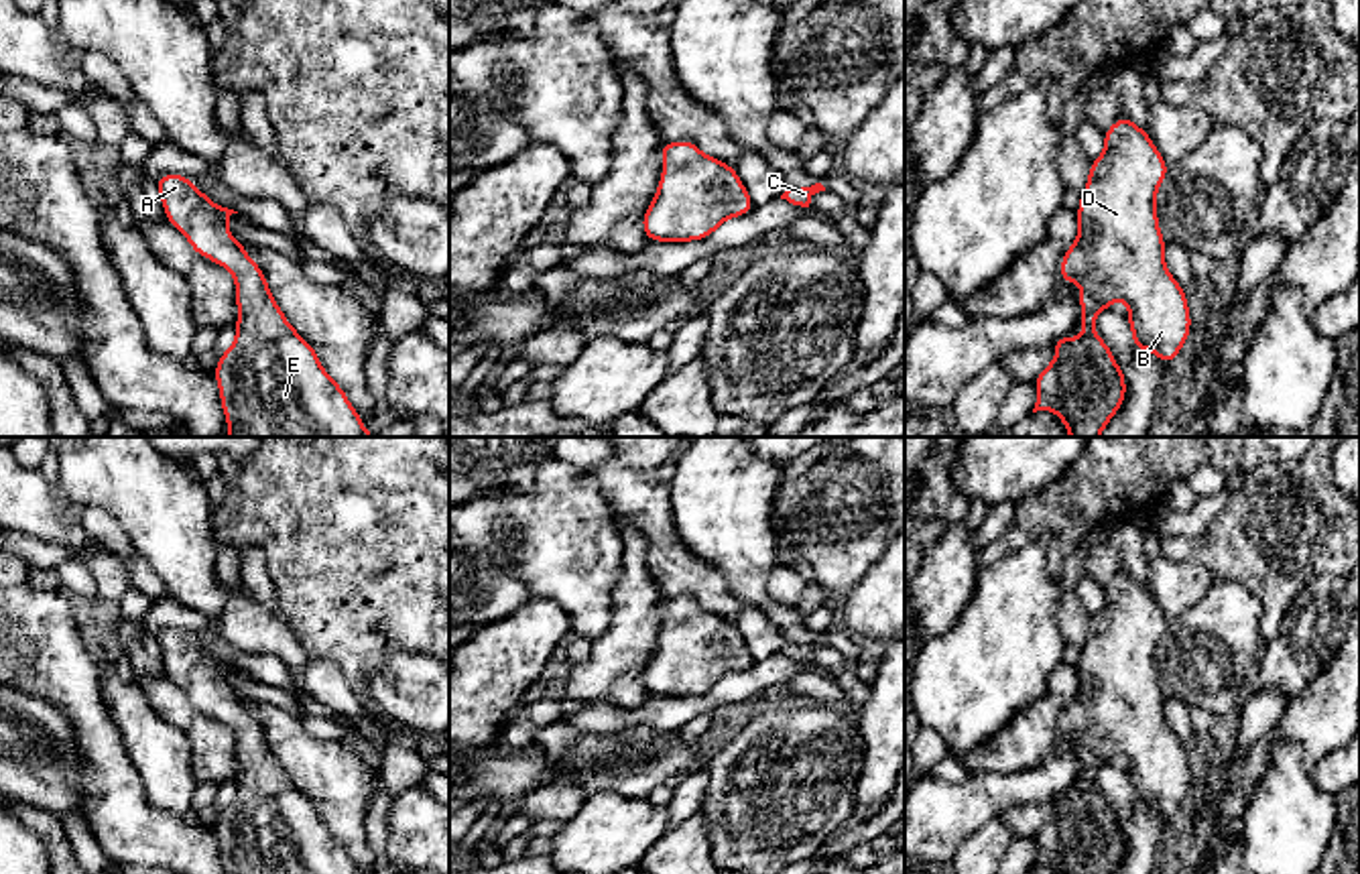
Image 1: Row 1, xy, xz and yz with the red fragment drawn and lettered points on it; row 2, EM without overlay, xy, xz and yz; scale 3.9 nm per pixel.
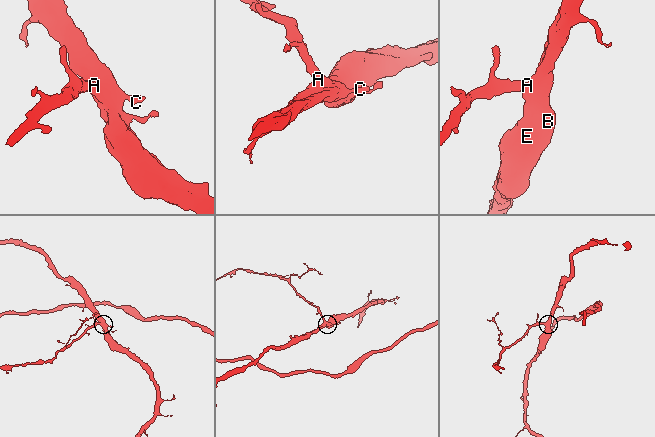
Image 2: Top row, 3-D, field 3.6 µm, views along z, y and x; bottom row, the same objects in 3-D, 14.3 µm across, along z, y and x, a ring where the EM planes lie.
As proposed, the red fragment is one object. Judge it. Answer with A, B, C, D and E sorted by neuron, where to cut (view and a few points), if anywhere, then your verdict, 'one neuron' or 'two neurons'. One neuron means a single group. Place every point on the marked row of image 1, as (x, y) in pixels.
A B C D E; no cut; one neuron

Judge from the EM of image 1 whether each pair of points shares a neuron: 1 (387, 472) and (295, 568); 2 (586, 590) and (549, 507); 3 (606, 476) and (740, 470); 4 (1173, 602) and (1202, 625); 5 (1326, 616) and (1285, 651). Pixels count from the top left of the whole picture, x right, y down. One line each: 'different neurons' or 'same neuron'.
1: same neuron
2: same neuron
3: different neurons
4: different neurons
5: same neuron

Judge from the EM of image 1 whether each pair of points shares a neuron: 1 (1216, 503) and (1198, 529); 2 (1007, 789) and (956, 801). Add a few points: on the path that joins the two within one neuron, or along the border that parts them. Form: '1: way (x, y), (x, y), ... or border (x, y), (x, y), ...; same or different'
1: way (1210, 509), (1198, 523); same
2: way (995, 791), (968, 801); same

